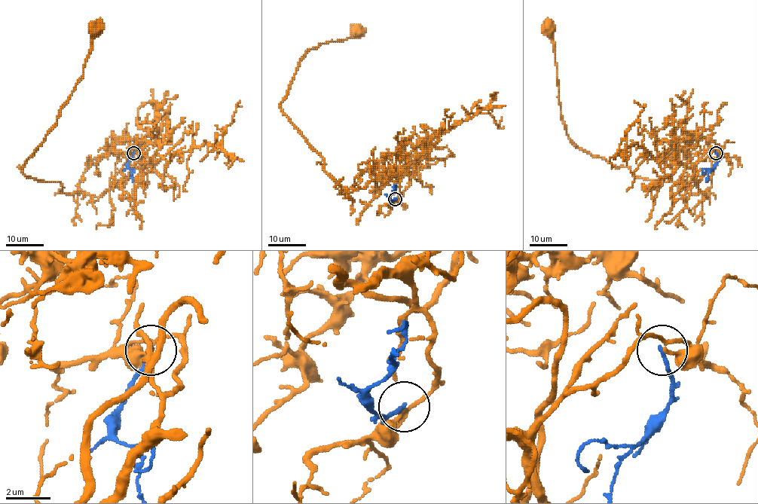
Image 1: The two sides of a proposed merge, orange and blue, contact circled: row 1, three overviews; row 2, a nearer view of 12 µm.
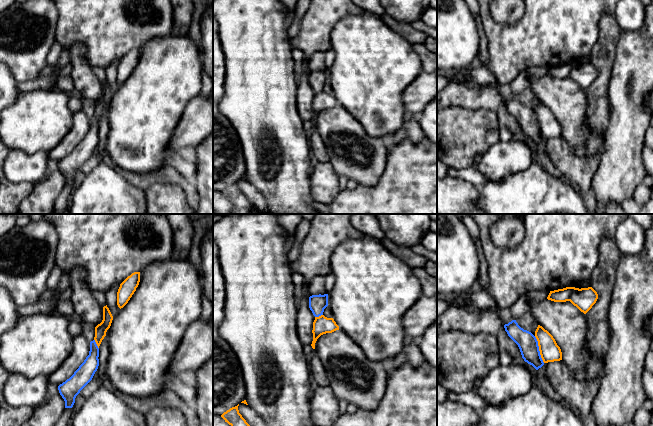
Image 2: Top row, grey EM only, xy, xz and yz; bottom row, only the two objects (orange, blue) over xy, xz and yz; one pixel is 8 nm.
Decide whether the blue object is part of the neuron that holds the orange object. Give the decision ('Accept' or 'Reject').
Reject

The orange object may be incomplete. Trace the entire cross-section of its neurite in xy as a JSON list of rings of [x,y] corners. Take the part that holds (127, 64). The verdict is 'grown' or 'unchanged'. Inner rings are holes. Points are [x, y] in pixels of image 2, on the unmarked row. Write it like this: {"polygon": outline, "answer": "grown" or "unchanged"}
{"polygon": [[[134,48],[128,52],[121,60],[117,68],[117,81],[123,84],[138,63],[140,58],[140,48]]], "answer": "unchanged"}

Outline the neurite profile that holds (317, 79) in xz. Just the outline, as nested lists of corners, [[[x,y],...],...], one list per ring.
[[[328,70],[312,71],[309,73],[309,84],[315,93],[323,91],[324,85],[328,82]]]

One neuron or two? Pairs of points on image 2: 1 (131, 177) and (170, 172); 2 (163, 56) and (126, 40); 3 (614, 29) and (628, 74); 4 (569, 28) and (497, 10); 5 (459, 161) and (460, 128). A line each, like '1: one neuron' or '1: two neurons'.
1: one neuron
2: two neurons
3: two neurons
4: two neurons
5: one neuron

